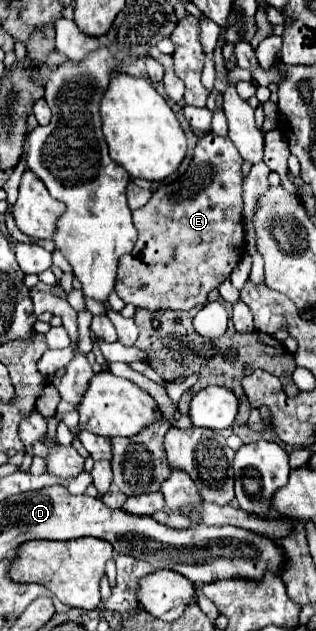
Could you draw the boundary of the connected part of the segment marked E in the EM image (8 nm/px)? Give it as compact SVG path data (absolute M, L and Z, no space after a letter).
M214 133L198 137L192 161L184 175L172 183L160 183L150 201L132 211L134 227L138 229L138 241L128 255L120 257L116 293L124 303L148 309L152 313L172 309L188 311L196 305L204 305L212 289L218 289L232 273L232 269L246 253L244 225L242 225L242 157L234 149L232 141Z

